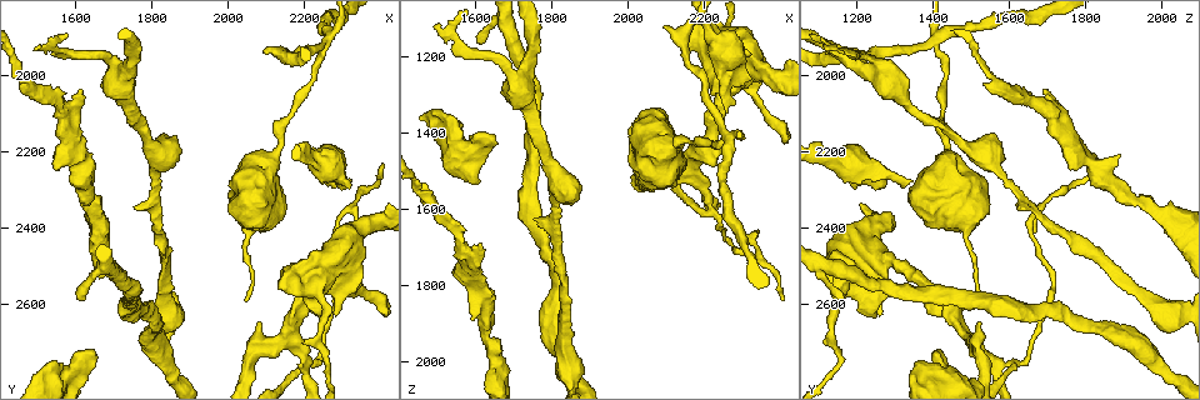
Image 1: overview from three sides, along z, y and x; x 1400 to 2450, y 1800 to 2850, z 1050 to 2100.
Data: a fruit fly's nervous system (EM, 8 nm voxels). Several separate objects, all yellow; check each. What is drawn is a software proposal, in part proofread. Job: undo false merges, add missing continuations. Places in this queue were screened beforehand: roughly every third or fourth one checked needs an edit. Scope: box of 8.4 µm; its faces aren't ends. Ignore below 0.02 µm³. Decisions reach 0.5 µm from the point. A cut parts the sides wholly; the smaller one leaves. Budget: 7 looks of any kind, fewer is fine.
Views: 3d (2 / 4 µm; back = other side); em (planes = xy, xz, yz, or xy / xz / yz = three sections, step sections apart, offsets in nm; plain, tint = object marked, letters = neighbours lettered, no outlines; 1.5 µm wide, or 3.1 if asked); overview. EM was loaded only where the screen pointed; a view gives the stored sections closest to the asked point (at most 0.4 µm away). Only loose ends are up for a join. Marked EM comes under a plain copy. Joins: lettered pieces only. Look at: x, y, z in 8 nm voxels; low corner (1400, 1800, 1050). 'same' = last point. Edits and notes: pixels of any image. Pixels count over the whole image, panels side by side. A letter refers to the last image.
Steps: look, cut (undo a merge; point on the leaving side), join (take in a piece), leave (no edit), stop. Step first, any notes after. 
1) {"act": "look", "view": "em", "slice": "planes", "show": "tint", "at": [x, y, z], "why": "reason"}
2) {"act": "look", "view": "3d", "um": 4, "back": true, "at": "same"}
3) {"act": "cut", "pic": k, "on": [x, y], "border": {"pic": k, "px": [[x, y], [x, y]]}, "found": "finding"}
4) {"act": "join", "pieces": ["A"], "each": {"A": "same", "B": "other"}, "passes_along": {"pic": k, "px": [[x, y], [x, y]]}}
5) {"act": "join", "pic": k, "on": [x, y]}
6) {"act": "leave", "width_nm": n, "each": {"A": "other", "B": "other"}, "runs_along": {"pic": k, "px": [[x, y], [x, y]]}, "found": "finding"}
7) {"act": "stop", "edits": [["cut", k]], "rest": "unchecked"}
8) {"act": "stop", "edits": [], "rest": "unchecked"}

{"act": "look", "view": "em", "slice": "planes", "show": "letters", "at": [2255, 1915, 1410], "why": "a narrow waist"}

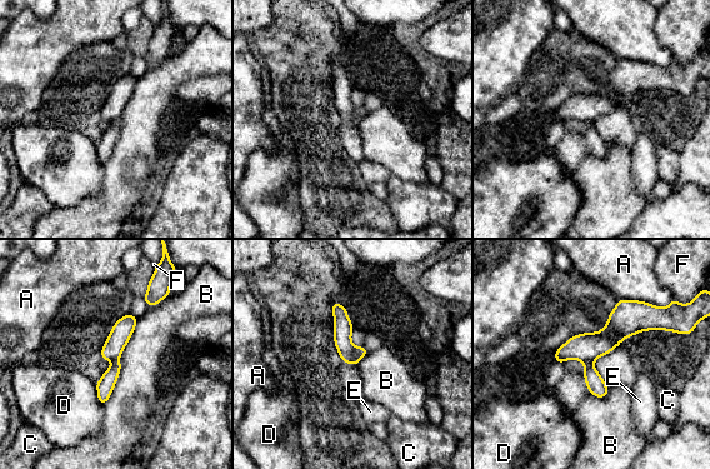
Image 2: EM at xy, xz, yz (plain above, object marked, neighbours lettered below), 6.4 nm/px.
{"act": "cut", "pic": 2, "on": [343, 328], "longest_contact_nm": ["B", 600], "each": {"A": "other", "B": "other", "C": "other", "D": "other", "E": "other", "F": "other"}, "border": {"pic": 2, "px": [[354, 348], [354, 354], [359, 359]]}, "found": "two neurons meet here"}

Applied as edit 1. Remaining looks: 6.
{"act": "look", "view": "overview", "why": "see it whole again"}

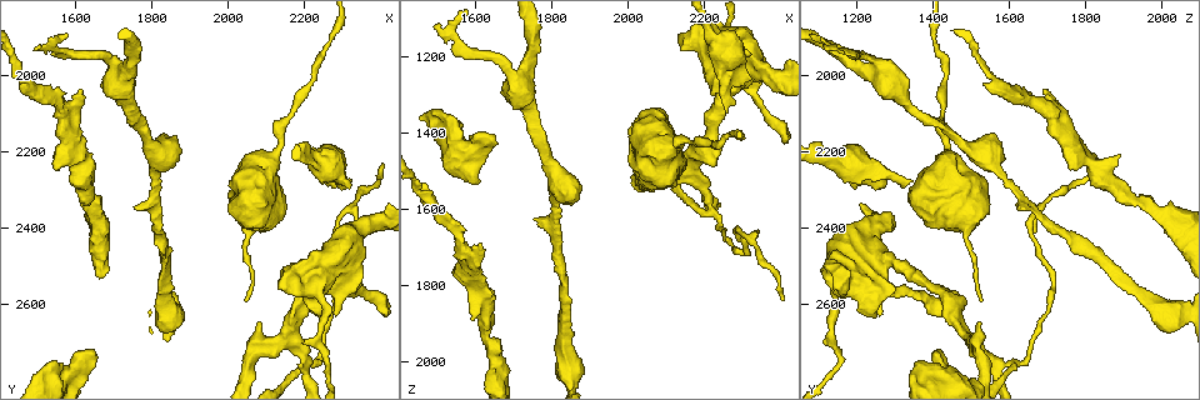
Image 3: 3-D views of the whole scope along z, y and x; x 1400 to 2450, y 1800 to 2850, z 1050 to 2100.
{"act": "look", "view": "em", "slice": "planes", "show": "letters", "at": [2260, 2280, 1335], "why": "branch stops here"}

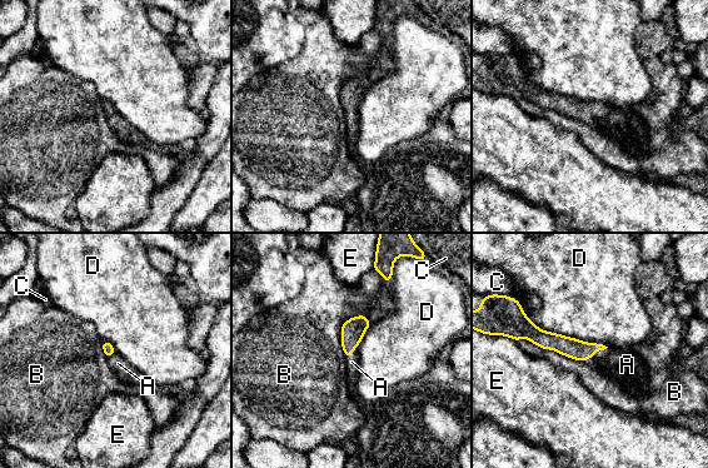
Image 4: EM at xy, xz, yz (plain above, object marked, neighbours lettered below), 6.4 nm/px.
{"act": "join", "pieces": ["A"], "each": {"A": "same", "B": "other", "C": "other", "D": "other", "E": "other"}, "passes_along": {"pic": 4, "px": [[572, 348], [593, 353], [627, 364]]}, "found": "the neuron continues"}

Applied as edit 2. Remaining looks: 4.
{"act": "look", "view": "overview"}

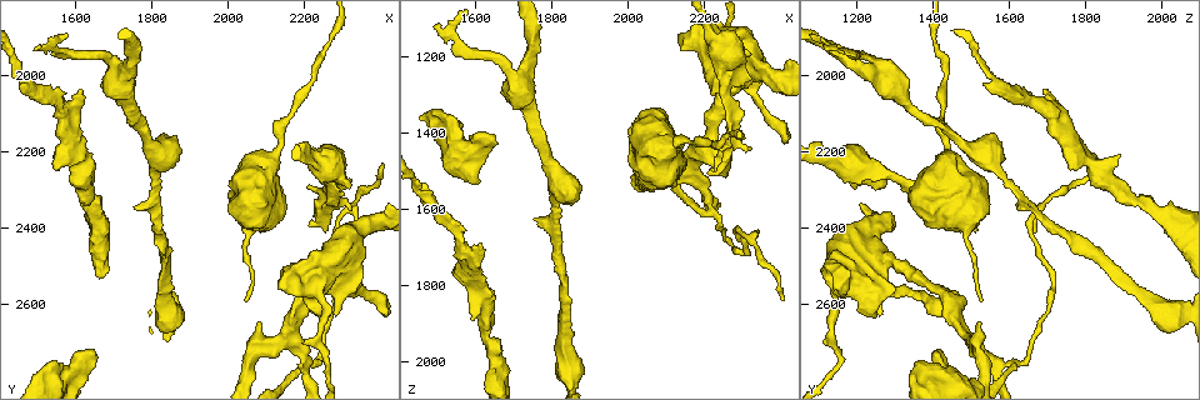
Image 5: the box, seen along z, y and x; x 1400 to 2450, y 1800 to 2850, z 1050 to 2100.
{"act": "look", "view": "em", "slice": "planes", "show": "letters", "at": [1745, 2095, 1350]}

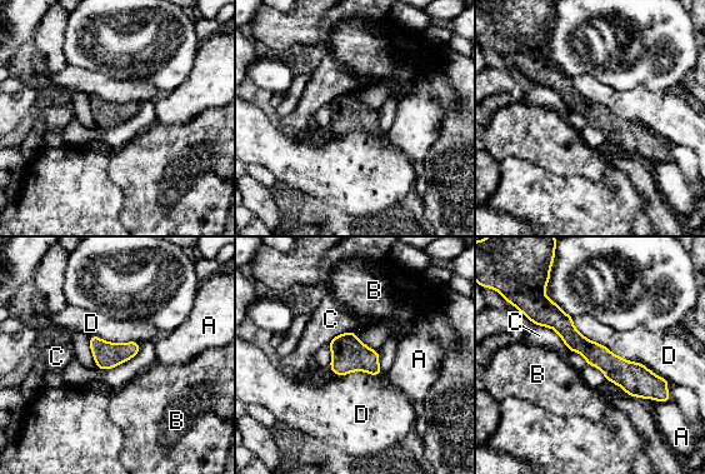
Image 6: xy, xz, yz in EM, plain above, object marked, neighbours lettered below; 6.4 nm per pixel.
{"act": "leave", "longest_contact_nm": ["D", 750], "each": {"A": "other", "B": "other", "C": "other", "D": "other"}, "runs_along": {"pic": 6, "px": [[534, 314], [550, 314], [659, 395]]}, "found": "continuous, no second neuron"}

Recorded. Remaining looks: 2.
{"act": "stop", "edits": [["cut", 2], ["join", 4]], "rest": "unchecked"}

